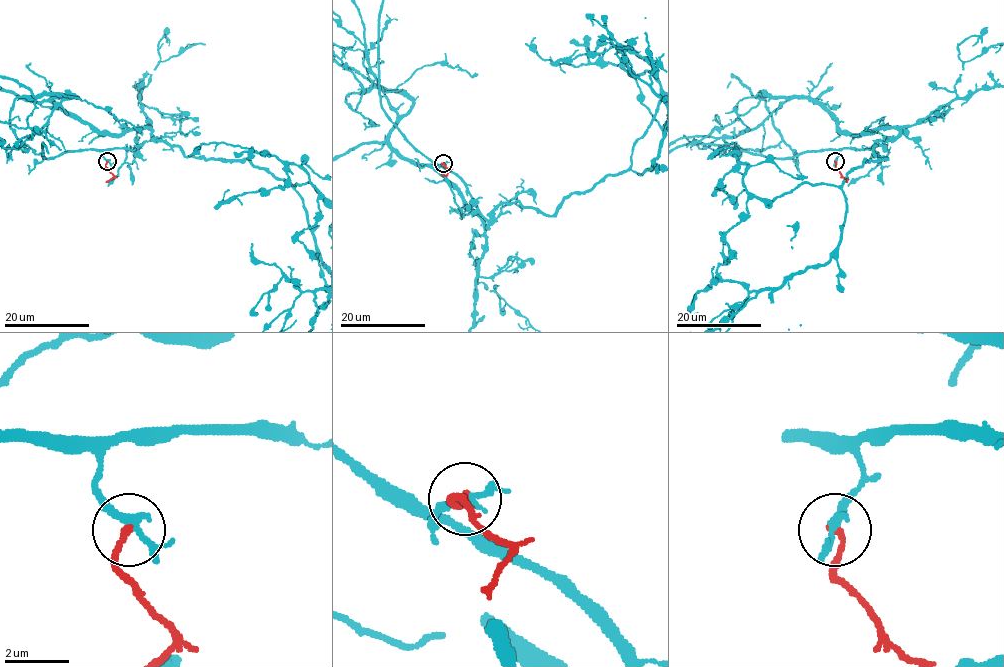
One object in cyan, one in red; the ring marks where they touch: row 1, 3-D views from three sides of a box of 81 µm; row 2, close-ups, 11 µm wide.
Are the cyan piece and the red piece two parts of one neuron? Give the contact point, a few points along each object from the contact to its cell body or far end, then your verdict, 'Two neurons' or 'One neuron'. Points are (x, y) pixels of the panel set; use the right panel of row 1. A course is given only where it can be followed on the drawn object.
Place: (835, 161). Course of cyan: (835, 161), (839, 152), (835, 149), (778, 158), (687, 143), (674, 147). Course of red: (835, 161), (836, 168), (847, 182). Two neurons

